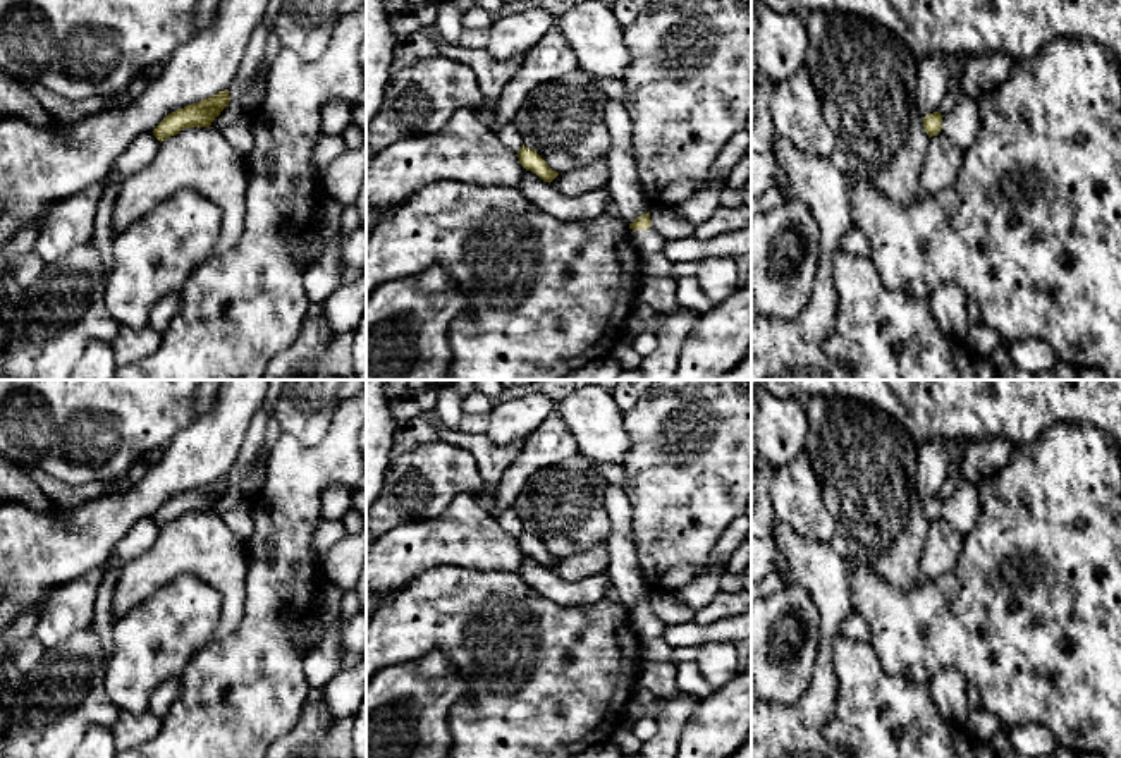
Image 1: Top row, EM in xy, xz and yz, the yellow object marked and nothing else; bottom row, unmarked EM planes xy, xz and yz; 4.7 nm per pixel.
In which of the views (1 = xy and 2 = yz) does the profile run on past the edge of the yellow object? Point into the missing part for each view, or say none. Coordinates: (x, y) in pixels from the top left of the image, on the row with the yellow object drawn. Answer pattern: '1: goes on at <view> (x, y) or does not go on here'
1: does not go on here
2: does not go on here

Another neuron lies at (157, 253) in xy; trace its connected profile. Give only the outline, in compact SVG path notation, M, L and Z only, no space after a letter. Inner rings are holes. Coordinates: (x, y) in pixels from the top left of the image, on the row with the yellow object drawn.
M181 189L153 206L113 239L113 268L103 294L110 316L131 330L150 327L156 303L186 284L194 268L215 256L222 210L201 191Z

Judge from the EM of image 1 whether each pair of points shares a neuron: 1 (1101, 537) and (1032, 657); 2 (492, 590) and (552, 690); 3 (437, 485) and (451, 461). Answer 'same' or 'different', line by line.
1: same
2: same
3: same

